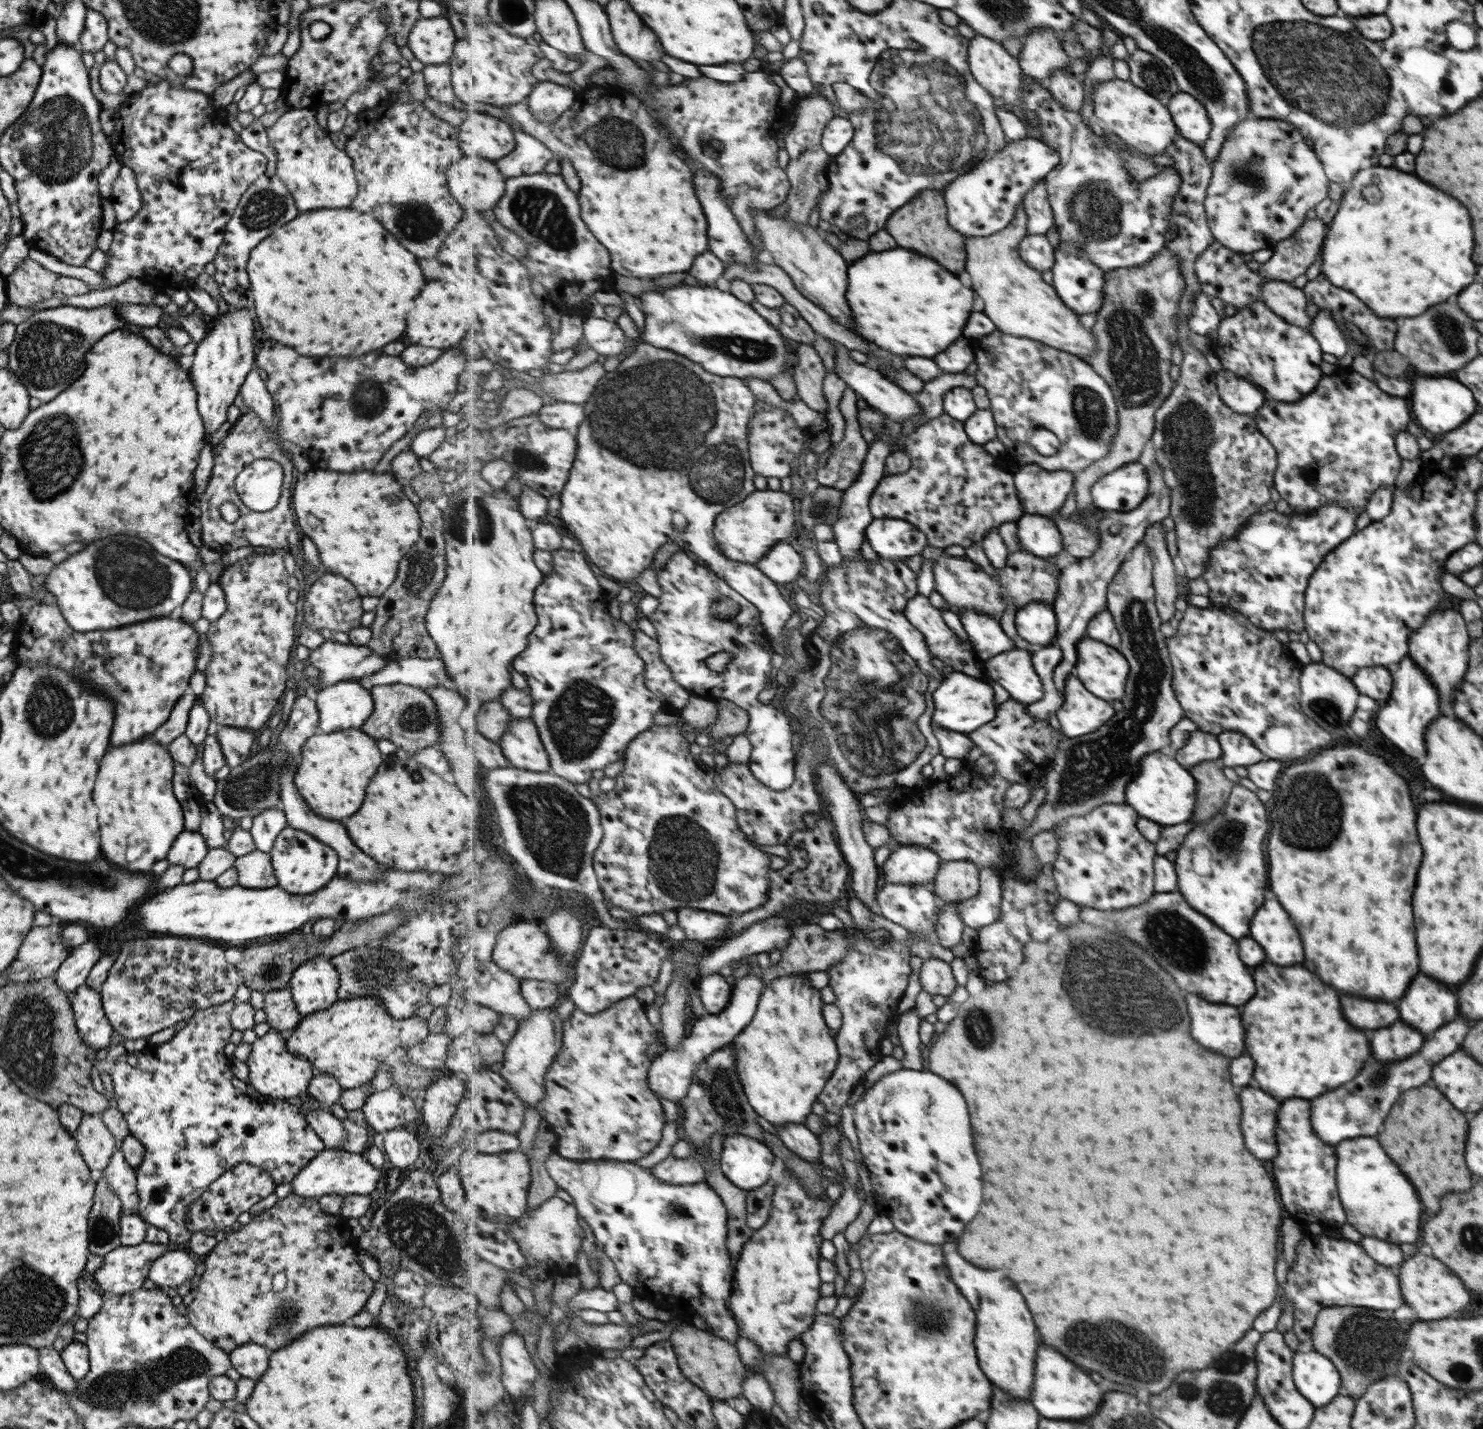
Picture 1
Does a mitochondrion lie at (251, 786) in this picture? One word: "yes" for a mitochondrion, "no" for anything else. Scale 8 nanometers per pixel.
yes

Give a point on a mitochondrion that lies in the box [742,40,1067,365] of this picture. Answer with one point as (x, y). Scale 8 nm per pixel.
(936, 125)

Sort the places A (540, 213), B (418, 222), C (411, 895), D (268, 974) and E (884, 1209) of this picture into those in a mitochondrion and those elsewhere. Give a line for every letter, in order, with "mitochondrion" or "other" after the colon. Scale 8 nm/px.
A: mitochondrion
B: mitochondrion
C: mitochondrion
D: mitochondrion
E: other

